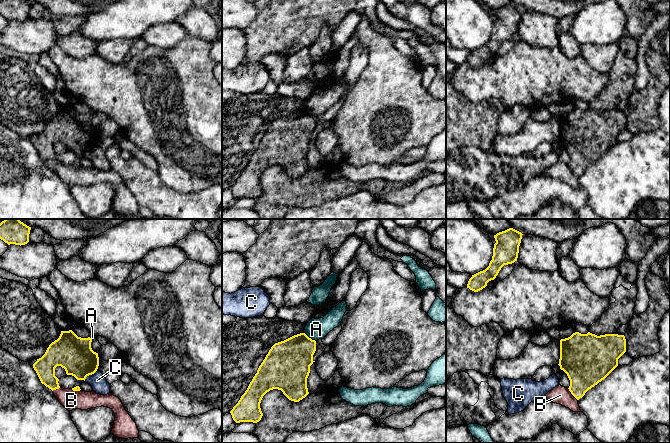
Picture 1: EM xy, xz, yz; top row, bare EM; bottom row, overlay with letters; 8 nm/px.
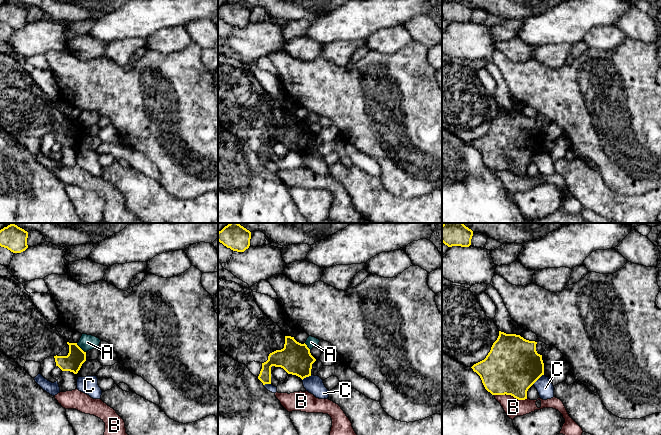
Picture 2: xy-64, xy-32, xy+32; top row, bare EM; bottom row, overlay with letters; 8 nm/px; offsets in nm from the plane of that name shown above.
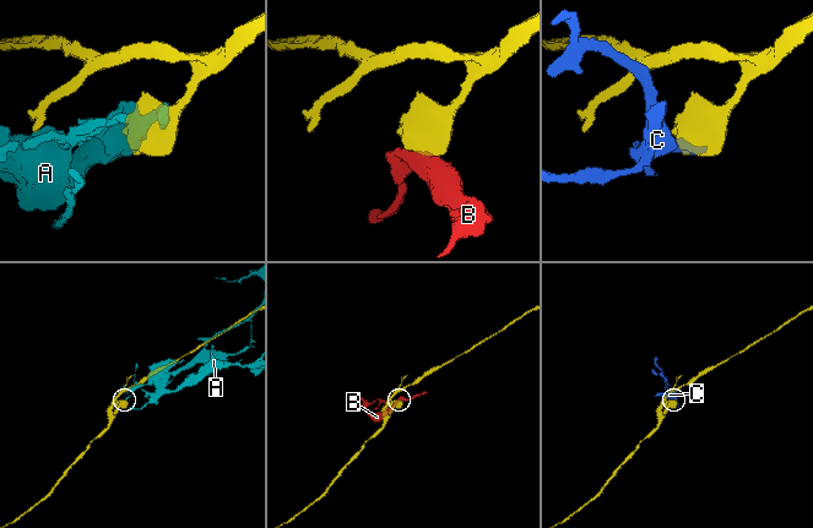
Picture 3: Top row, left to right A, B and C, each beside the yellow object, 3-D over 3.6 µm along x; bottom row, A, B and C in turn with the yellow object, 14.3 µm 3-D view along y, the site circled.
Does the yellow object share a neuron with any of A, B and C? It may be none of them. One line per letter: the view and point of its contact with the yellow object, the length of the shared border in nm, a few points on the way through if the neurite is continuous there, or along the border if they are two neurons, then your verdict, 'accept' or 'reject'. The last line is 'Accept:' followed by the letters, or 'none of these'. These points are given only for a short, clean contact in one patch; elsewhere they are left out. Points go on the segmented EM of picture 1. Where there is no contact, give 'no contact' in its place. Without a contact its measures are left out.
A: xz (310, 338) | 120 nm | along xz (304, 332), (315, 341) | reject
B: yz (571, 393) | 130 nm | reject
C: xy (90, 374) | 140 nm | reject
Accept: none of these

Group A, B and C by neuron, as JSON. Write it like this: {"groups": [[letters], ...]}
{"groups": [["A"], ["B"], ["C"]]}

